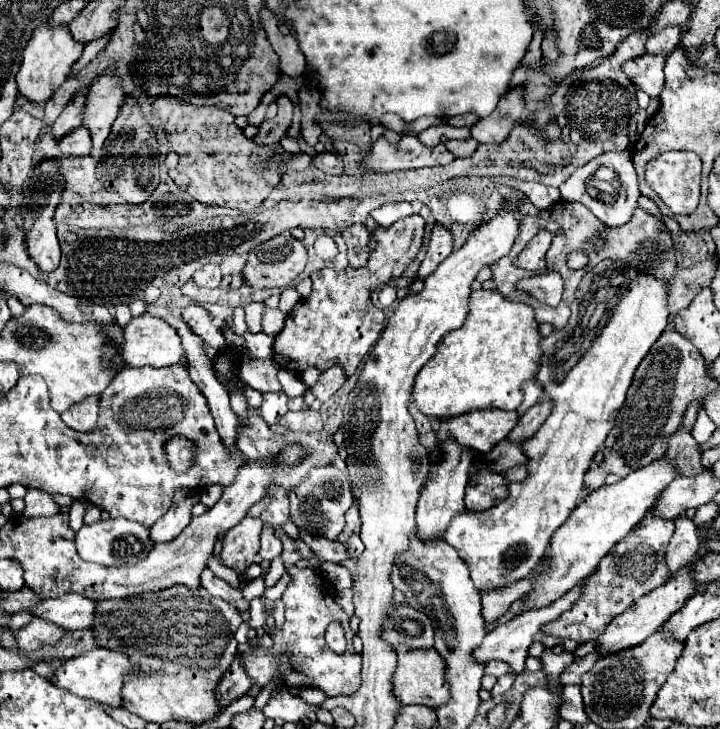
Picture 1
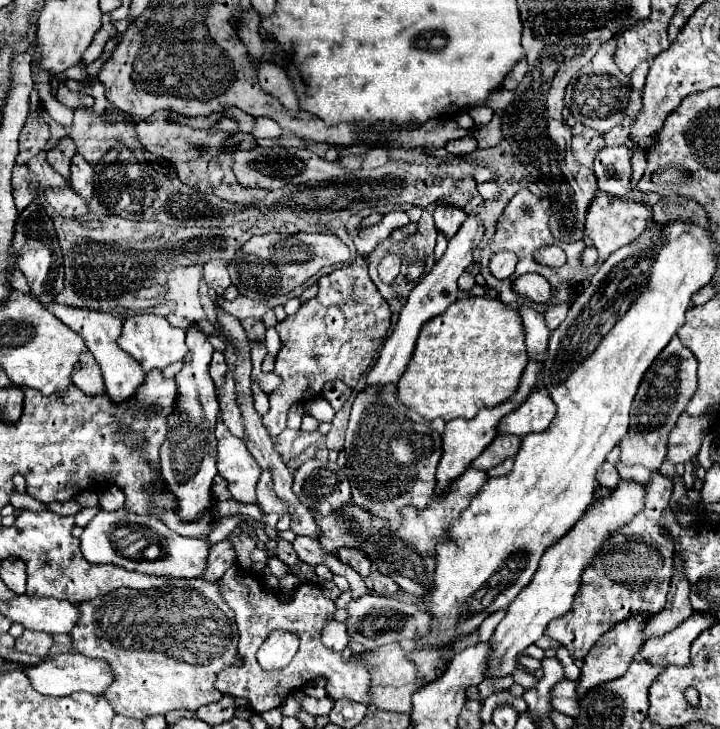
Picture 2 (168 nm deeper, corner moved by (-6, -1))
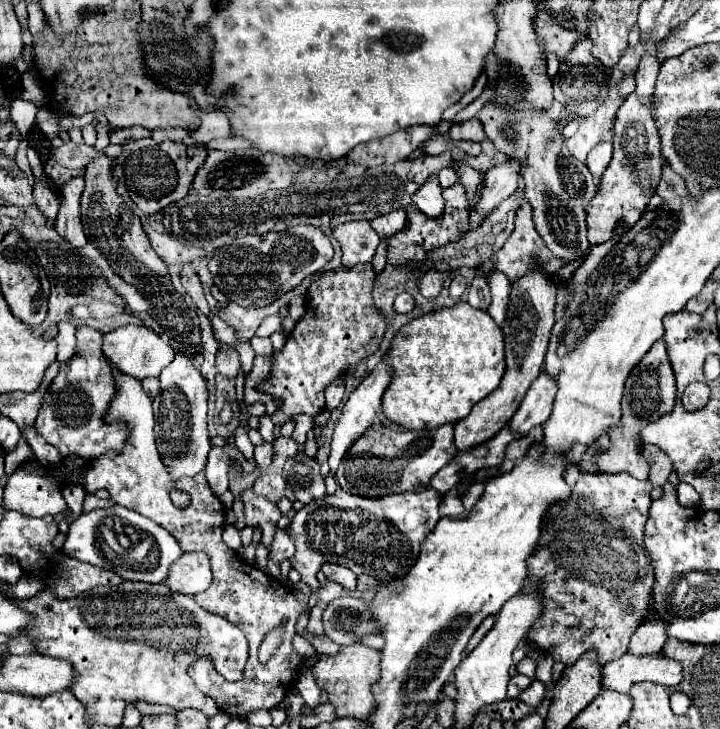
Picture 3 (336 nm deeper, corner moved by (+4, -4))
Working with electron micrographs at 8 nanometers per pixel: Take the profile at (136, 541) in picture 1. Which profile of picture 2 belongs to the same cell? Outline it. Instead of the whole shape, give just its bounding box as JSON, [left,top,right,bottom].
[81,507,209,577]

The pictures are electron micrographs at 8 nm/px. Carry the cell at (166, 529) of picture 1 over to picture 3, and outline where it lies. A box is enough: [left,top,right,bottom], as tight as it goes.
[153,354,211,478]

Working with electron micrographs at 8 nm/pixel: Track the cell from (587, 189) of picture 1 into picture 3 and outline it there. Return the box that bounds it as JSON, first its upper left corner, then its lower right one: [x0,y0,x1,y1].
[587,142,613,178]

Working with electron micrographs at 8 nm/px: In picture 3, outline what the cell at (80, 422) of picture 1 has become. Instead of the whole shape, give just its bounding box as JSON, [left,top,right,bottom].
[55,322,77,358]

